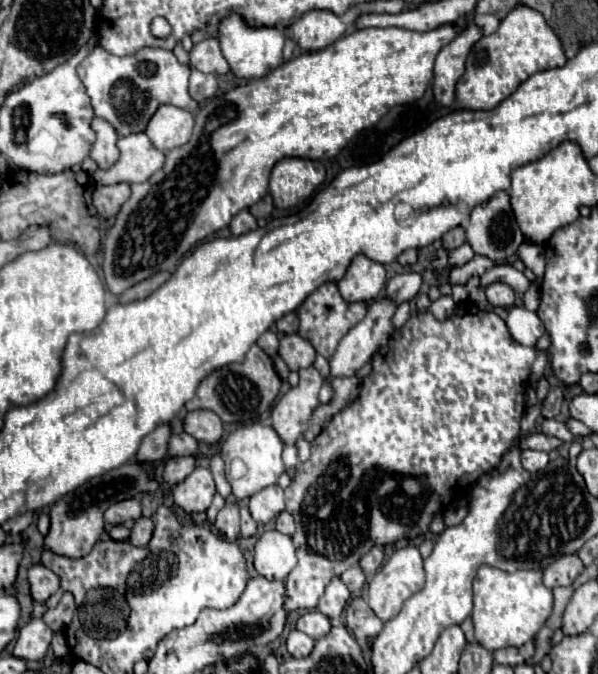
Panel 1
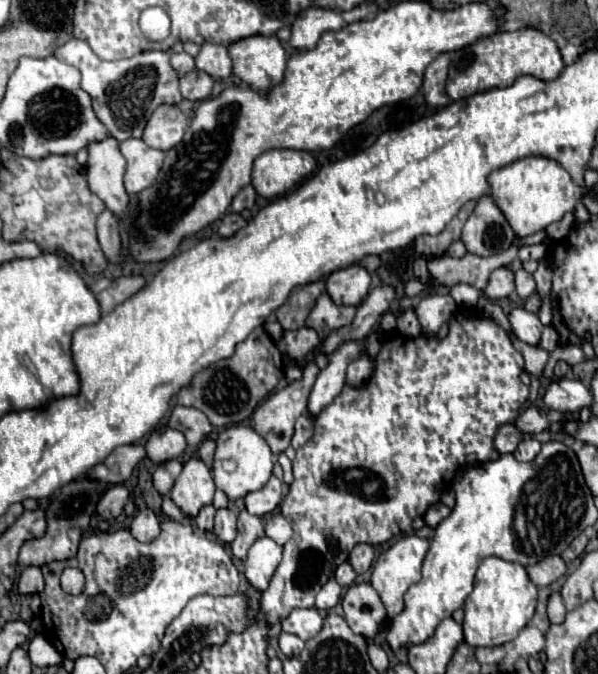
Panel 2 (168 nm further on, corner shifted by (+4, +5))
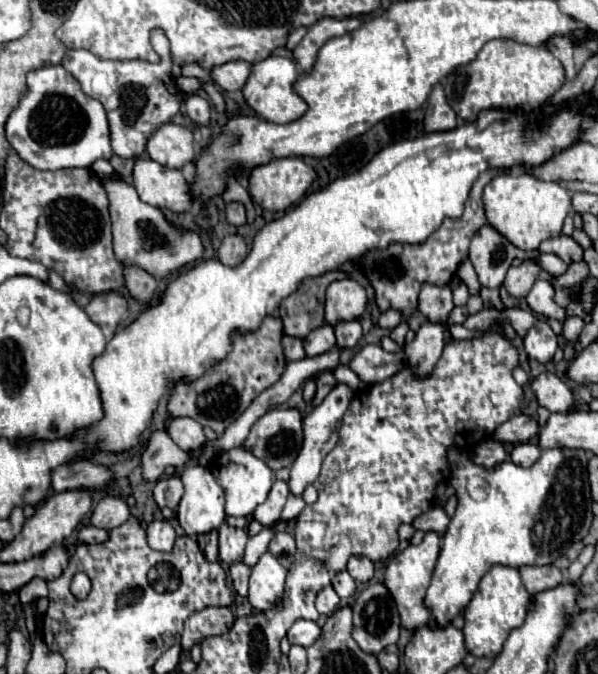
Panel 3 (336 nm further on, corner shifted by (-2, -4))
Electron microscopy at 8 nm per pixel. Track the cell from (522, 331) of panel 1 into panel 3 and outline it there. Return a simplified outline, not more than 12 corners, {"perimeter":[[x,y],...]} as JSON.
{"perimeter":[[539,318],[525,336],[529,358],[547,364],[557,336]]}

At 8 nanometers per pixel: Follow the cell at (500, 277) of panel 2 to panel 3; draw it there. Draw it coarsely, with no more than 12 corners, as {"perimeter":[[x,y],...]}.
{"perimeter":[[535,260],[507,270],[503,286],[511,296],[525,298],[541,266]]}

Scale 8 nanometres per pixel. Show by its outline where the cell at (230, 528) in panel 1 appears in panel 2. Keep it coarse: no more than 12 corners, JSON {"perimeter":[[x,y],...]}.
{"perimeter":[[217,509],[215,535],[231,543],[237,535],[237,515]]}

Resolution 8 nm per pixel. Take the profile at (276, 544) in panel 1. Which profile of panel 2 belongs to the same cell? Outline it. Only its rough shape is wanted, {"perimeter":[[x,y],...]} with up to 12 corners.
{"perimeter":[[267,535],[251,545],[245,577],[255,589],[267,589],[283,547]]}

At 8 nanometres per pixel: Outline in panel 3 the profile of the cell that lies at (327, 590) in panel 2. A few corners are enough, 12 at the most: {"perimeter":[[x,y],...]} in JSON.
{"perimeter":[[325,586],[315,600],[319,614],[333,614],[339,596]]}

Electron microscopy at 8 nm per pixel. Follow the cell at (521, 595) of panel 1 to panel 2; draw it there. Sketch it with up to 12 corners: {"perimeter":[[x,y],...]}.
{"perimeter":[[487,557],[463,605],[465,643],[513,641],[535,615],[525,567]]}

